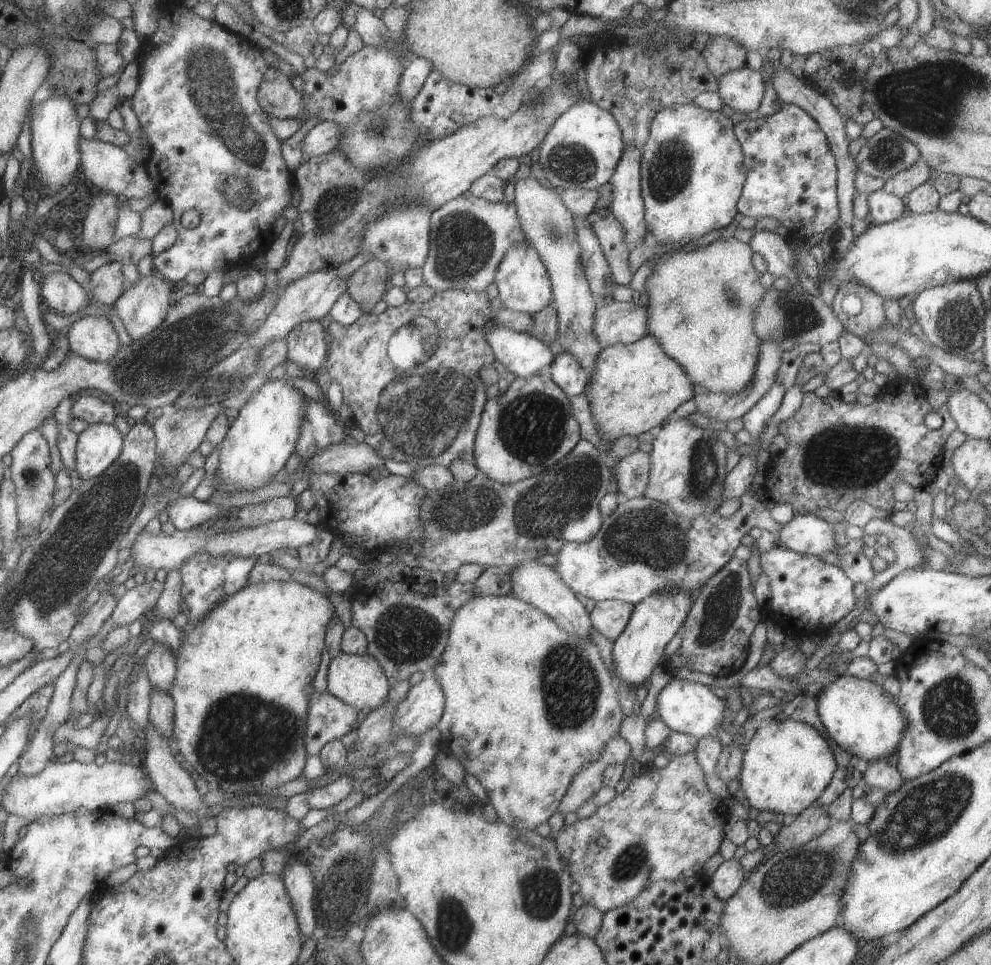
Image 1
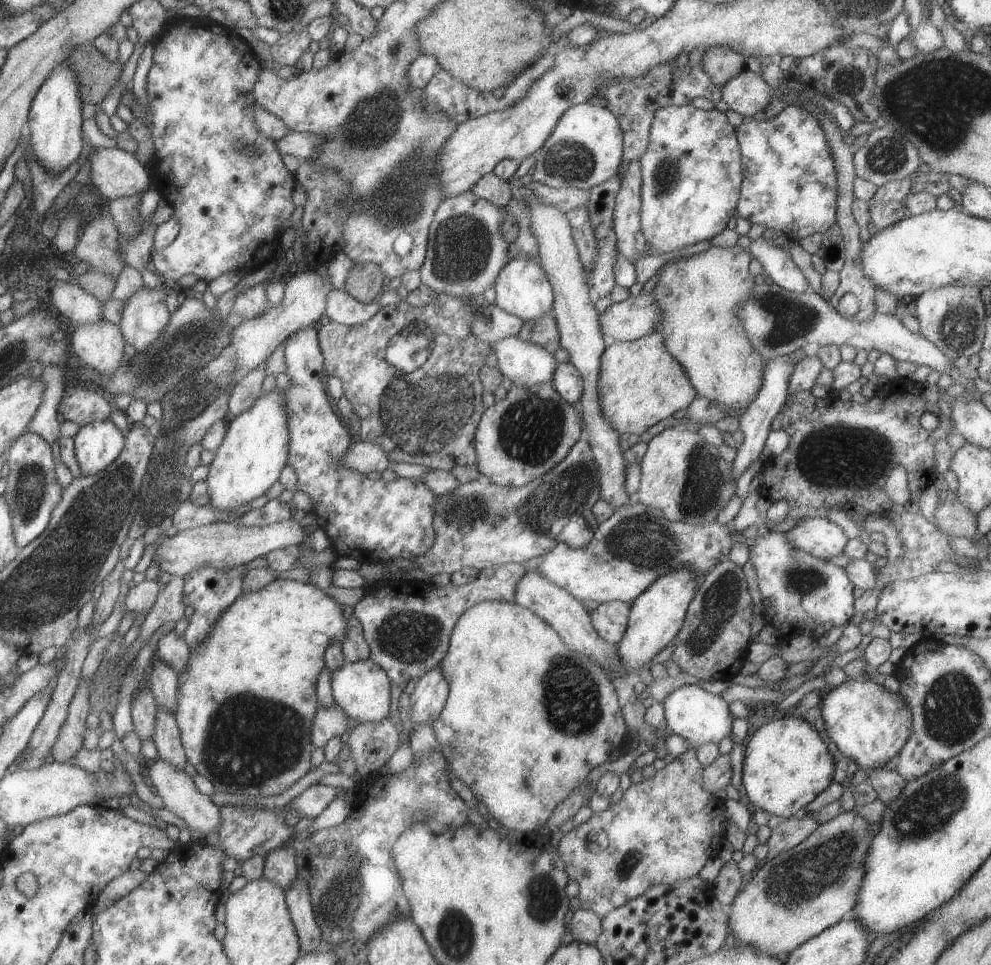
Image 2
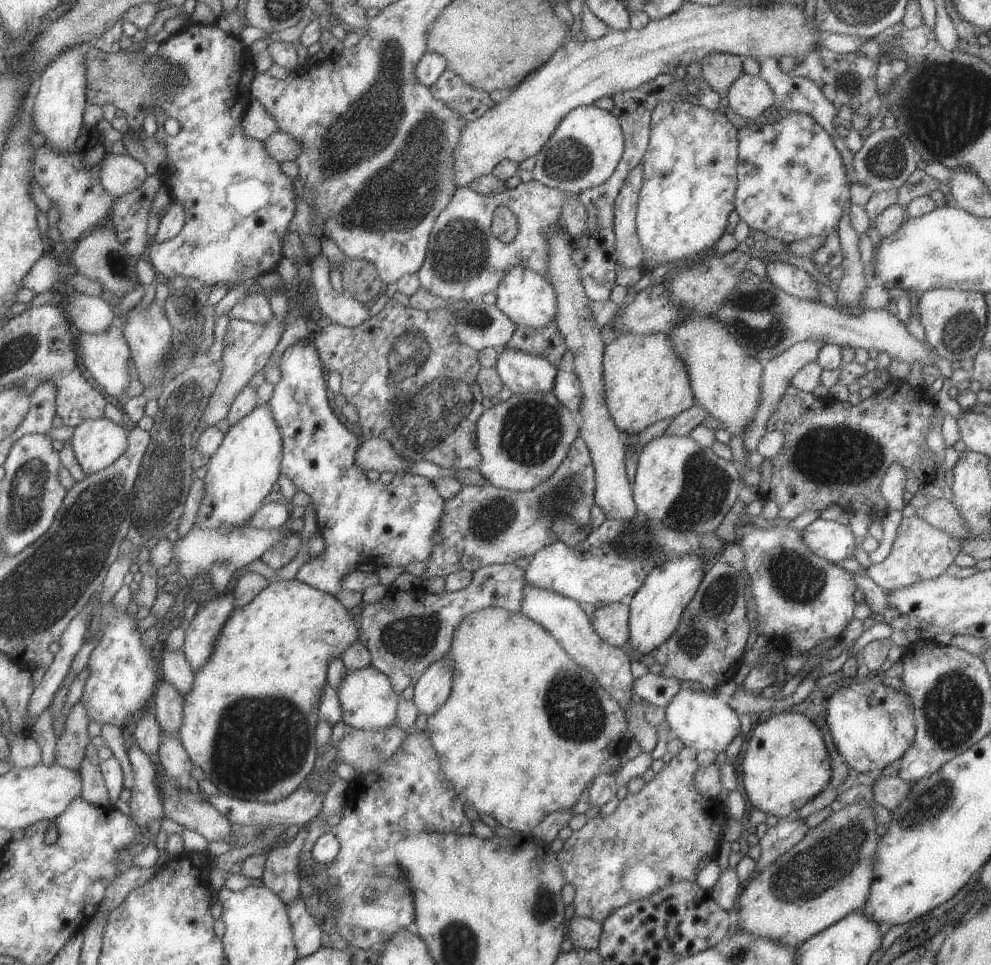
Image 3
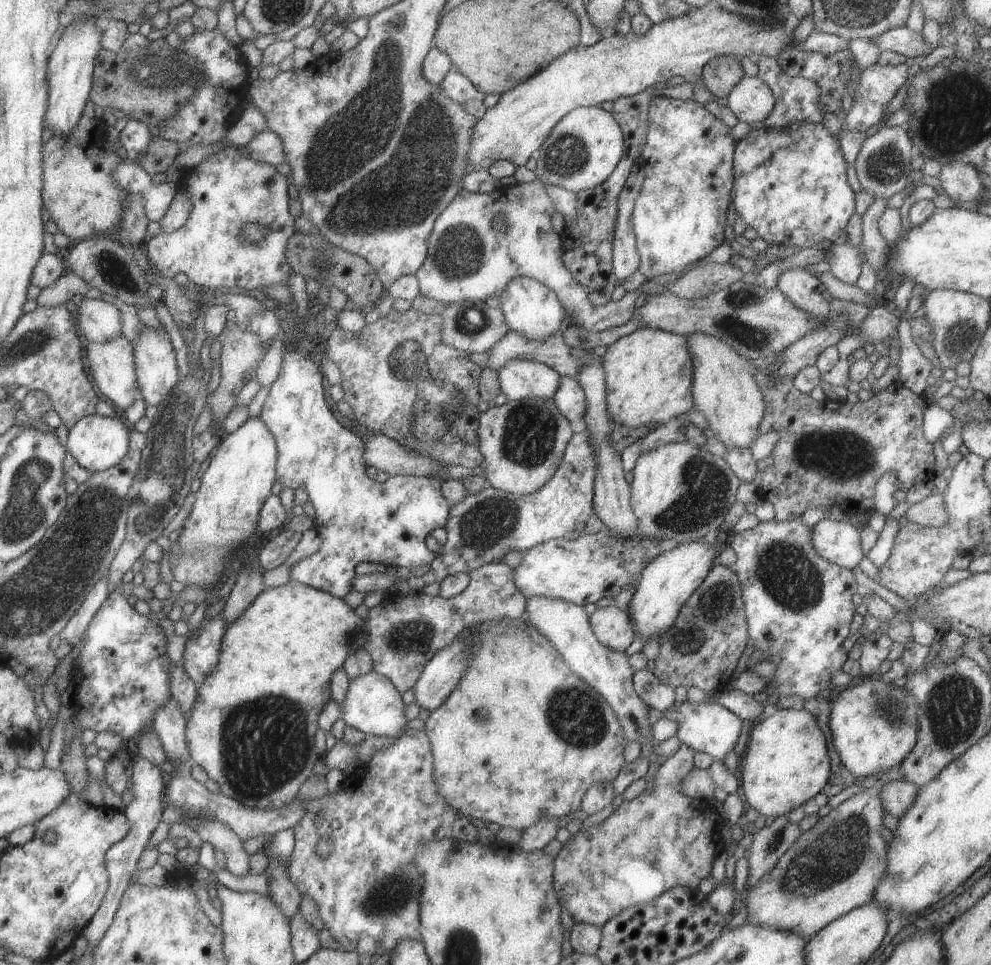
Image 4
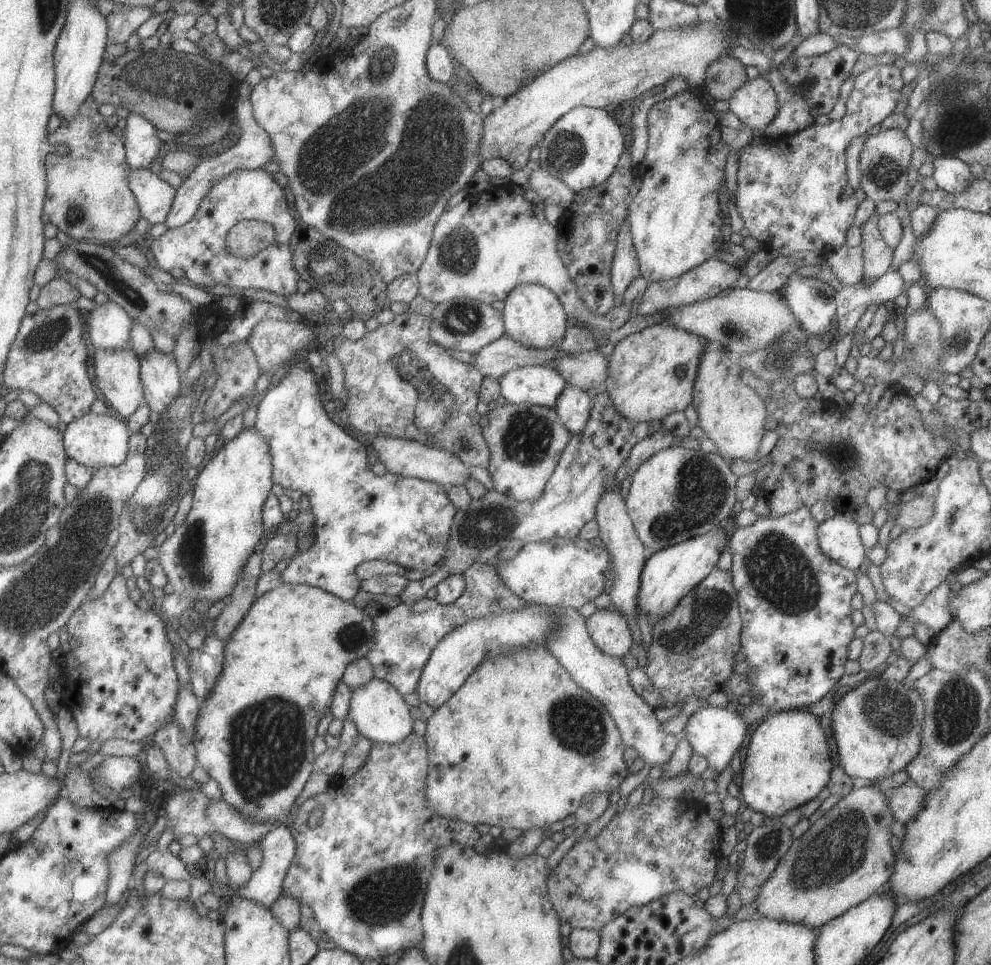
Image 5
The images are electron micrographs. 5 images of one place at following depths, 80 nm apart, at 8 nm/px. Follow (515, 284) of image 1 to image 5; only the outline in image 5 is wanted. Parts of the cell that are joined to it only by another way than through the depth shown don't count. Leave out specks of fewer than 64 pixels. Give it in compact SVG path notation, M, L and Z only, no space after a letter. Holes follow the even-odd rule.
M519 284L503 300L502 320L504 334L527 348L549 348L563 339L567 316L557 296L543 286Z

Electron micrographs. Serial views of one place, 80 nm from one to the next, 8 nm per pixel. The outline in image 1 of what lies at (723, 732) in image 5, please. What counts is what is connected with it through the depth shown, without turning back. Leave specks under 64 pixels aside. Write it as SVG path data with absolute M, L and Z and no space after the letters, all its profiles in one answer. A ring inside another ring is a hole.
M671 675L670 680L657 694L654 708L658 714L657 718L671 731L691 735L698 741L702 736L716 736L717 726L721 724L723 704L723 700L712 693L710 686Z

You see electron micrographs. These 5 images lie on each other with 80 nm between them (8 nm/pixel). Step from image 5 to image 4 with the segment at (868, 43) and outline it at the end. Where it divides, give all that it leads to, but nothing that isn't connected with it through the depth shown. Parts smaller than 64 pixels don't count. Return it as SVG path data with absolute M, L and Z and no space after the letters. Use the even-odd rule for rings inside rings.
M895 27L871 38L872 44L880 52L891 51L903 56L905 59L920 59L932 52L931 46L925 44L921 33L913 32L907 27Z

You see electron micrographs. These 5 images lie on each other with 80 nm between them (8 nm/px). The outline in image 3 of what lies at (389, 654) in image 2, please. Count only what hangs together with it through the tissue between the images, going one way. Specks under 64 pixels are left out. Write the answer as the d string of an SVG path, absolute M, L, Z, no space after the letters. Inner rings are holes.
M495 563L474 570L471 582L464 589L456 591L443 590L440 593L431 593L417 583L408 590L399 590L388 585L381 599L373 603L362 603L358 639L370 652L370 665L389 678L395 694L400 696L409 684L414 685L417 682L417 679L432 662L446 656L450 649L453 631L467 613L485 607L504 608L509 612L519 611L524 583L524 570L521 567L513 563L502 565Z

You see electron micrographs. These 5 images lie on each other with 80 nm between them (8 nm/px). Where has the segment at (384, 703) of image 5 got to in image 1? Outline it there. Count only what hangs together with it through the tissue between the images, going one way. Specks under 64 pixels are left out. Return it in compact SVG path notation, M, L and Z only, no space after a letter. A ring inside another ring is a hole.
M341 651L334 657L330 657L326 681L327 691L345 704L354 706L358 712L361 712L364 708L369 712L390 698L391 690L388 688L388 678L379 663L367 653L352 655Z

